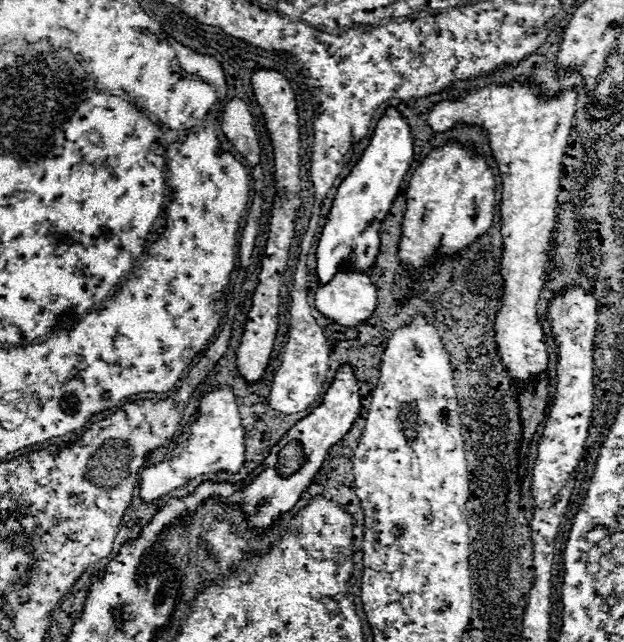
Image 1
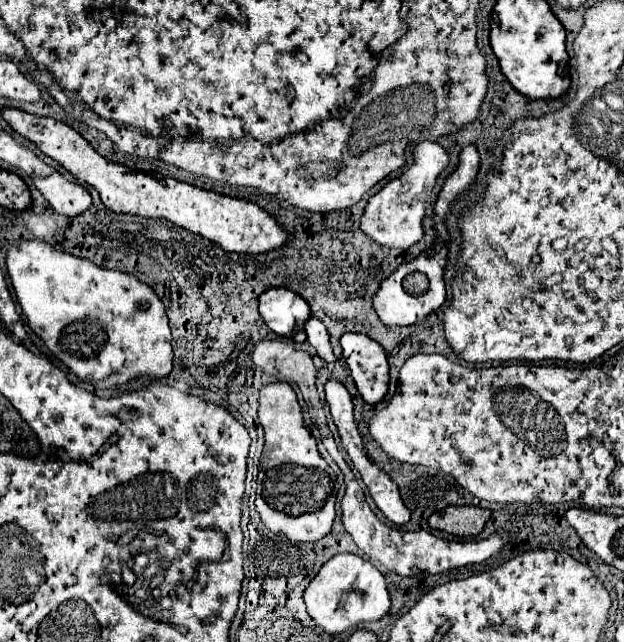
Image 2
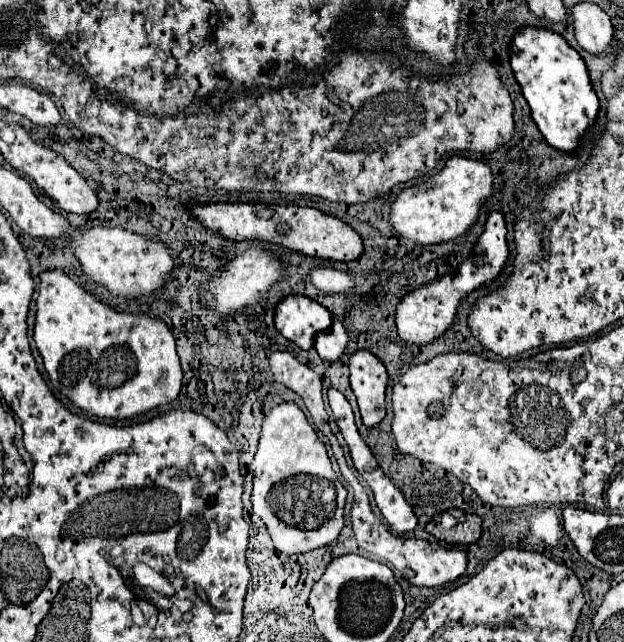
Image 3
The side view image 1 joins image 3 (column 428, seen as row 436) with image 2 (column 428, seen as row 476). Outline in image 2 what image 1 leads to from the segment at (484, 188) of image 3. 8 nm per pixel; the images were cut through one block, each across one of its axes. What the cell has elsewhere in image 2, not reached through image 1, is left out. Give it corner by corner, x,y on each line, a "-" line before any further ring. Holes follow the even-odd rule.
420,142
414,148
414,162
410,164
410,168
396,180
390,180
378,194
374,194
368,200
366,210
360,218
360,230
364,234
368,234
374,242
378,242
380,246
386,246
386,248
408,250
412,244
420,242
420,238
424,236
422,218
424,218
424,210
426,210
426,206
424,206
426,198
430,196
430,192
434,188
436,176
446,166
448,166
448,154
440,144

